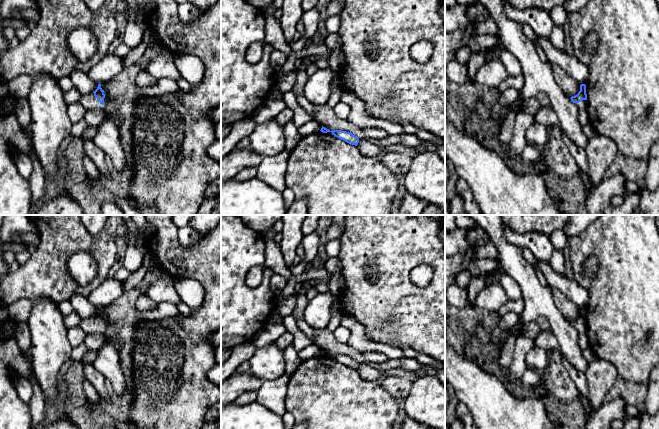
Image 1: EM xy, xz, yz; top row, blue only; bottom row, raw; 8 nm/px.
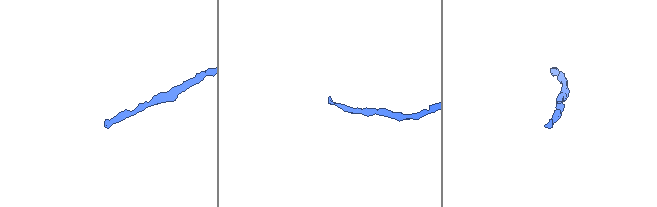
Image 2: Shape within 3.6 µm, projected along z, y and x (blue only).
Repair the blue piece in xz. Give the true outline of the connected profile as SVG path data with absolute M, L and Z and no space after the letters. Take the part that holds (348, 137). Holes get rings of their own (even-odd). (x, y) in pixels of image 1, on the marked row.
M322 126L321 132L323 133L327 133L327 132L331 132L332 135L334 135L335 137L349 143L349 144L352 144L352 145L355 145L357 146L358 143L359 143L359 138L356 137L355 135L353 135L352 133L350 132L346 132L346 131L342 131L342 130L332 130L330 131L329 129L325 128Z

